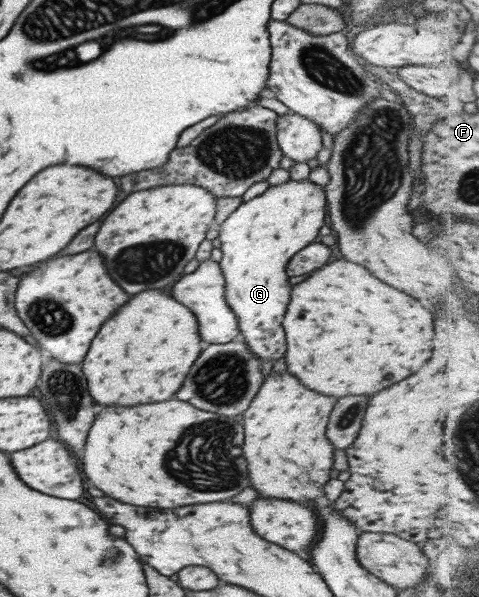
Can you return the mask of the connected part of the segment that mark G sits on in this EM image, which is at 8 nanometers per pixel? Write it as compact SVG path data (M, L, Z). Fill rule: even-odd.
M289 178L279 186L268 187L262 194L239 206L218 226L221 258L220 272L224 278L224 300L236 316L240 340L246 348L263 361L266 370L274 360L284 354L284 334L282 334L282 316L290 300L290 282L286 275L286 264L296 252L302 250L318 236L318 229L324 226L325 190L312 182L294 181Z

